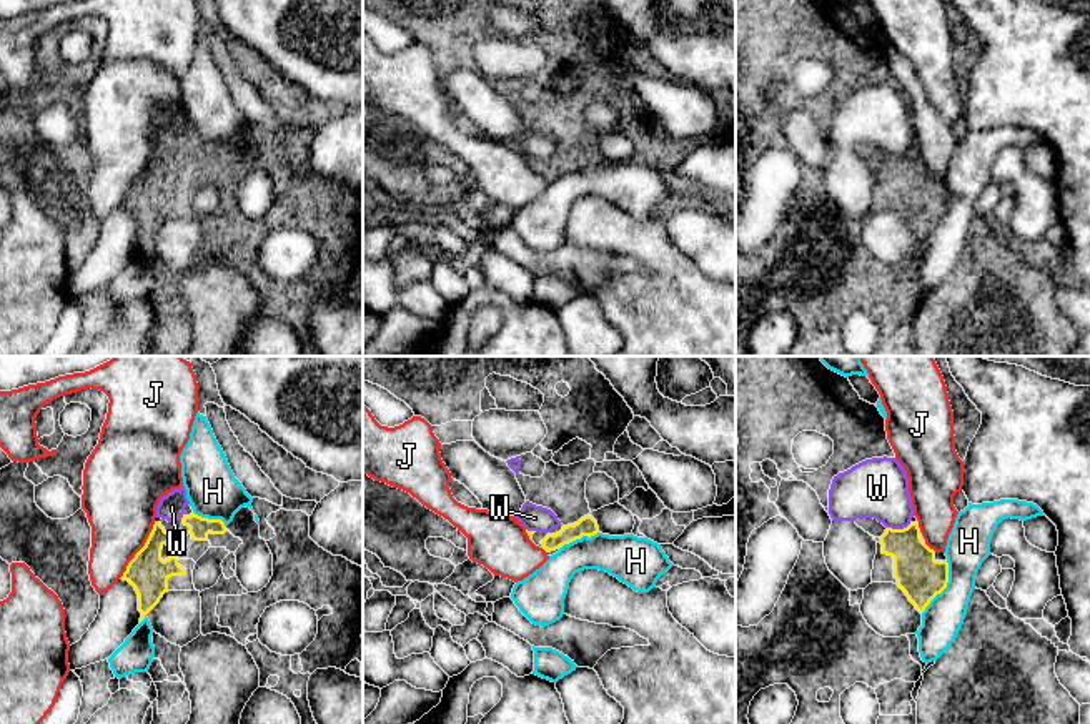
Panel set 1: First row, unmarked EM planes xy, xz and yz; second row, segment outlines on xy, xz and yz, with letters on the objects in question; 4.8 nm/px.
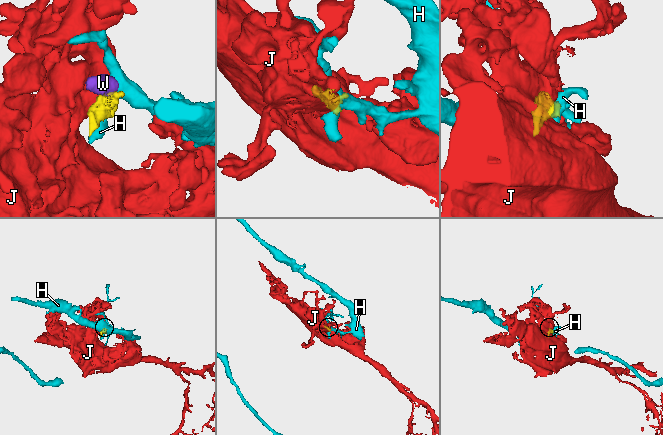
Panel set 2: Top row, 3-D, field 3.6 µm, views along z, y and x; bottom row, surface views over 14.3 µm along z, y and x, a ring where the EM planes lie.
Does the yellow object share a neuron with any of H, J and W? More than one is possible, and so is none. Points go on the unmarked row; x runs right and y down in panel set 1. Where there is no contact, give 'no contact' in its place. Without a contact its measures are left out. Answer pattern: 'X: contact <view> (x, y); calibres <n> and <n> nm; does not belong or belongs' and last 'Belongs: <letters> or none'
H: contact yz (944, 215); calibres 220 and 200 nm; does not belong
J: contact xy (138, 178); calibres 190 and 340 nm; does not belong
W: contact yz (899, 157); calibres 220 and 300 nm; does not belong
Belongs: none

